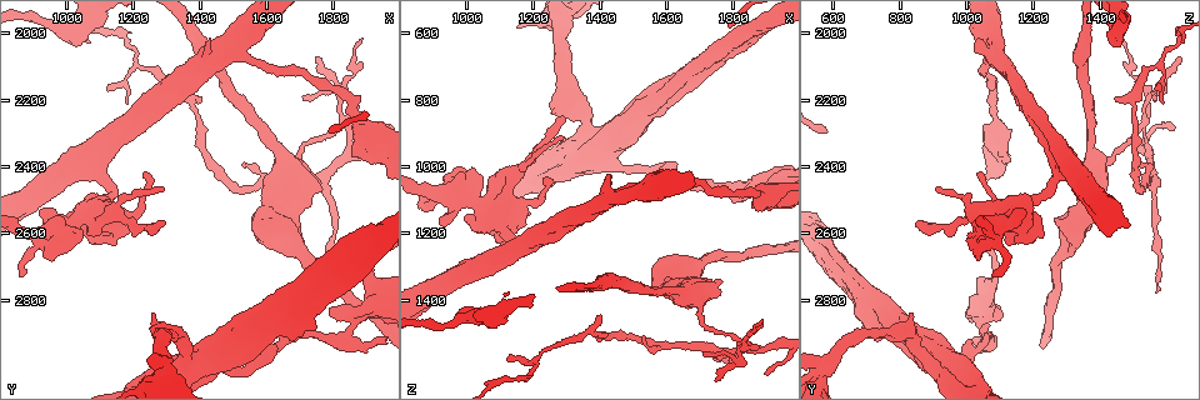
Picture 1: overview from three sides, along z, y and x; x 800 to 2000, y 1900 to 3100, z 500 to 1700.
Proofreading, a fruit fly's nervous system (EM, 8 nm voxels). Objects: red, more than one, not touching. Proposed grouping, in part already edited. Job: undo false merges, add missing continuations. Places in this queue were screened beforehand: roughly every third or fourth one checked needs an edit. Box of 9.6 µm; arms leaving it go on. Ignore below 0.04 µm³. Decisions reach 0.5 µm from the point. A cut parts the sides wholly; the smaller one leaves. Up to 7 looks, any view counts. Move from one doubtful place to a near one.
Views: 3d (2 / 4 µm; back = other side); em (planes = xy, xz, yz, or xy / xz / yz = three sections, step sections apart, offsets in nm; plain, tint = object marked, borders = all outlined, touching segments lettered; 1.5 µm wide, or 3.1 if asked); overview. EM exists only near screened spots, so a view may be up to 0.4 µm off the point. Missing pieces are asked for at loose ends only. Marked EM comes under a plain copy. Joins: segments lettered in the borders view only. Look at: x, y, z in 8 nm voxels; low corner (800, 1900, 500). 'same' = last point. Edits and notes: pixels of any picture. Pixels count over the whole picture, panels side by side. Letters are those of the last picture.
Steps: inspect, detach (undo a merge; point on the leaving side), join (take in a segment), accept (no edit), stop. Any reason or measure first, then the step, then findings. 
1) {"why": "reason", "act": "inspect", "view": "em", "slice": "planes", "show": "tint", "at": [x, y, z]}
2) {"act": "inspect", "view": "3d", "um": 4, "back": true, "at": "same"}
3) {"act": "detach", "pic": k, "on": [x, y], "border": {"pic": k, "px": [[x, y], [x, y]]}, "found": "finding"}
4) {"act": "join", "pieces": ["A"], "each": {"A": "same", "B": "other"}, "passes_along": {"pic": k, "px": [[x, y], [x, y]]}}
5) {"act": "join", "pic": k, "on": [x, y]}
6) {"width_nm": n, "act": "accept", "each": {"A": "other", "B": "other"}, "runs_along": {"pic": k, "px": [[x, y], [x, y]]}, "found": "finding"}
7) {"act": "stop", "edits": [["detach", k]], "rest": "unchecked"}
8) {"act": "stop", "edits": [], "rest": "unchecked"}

{"why": "branch point", "act": "inspect", "view": "em", "slice": "planes", "show": "tint", "at": [1820, 2280, 1520]}

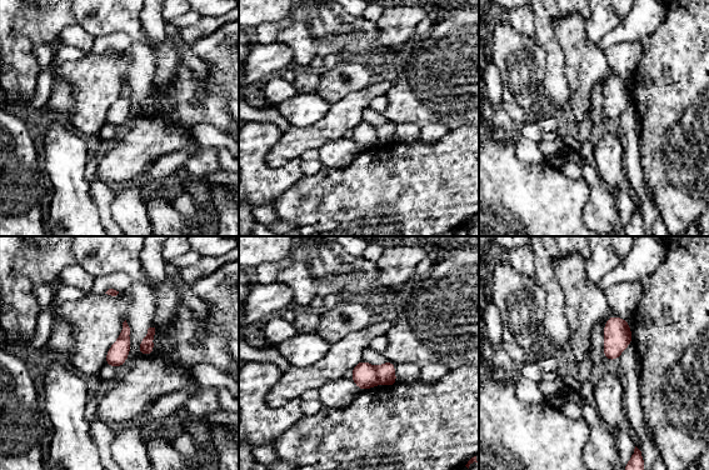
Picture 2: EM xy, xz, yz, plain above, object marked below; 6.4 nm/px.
{"act": "inspect", "view": "em", "slice": "planes", "show": "borders", "at": "same"}

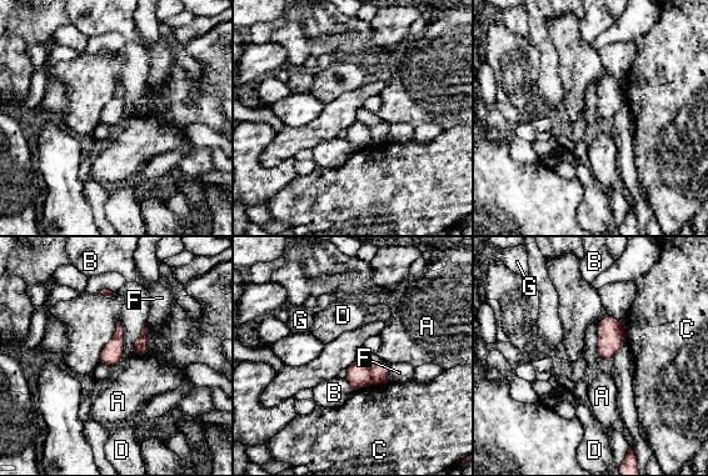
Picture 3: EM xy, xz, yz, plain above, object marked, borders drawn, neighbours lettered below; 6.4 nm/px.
{"longest_contact_nm": ["A", 200], "act": "detach", "pic": 3, "on": [379, 372], "each": {"A": "other", "B": "other", "C": "other", "D": "other", "F": "other", "G": "other"}, "border": {"pic": 3, "px": [[369, 367], [373, 381]]}, "found": "two neurons meet here"}

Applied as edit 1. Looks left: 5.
{"act": "inspect", "view": "overview"}

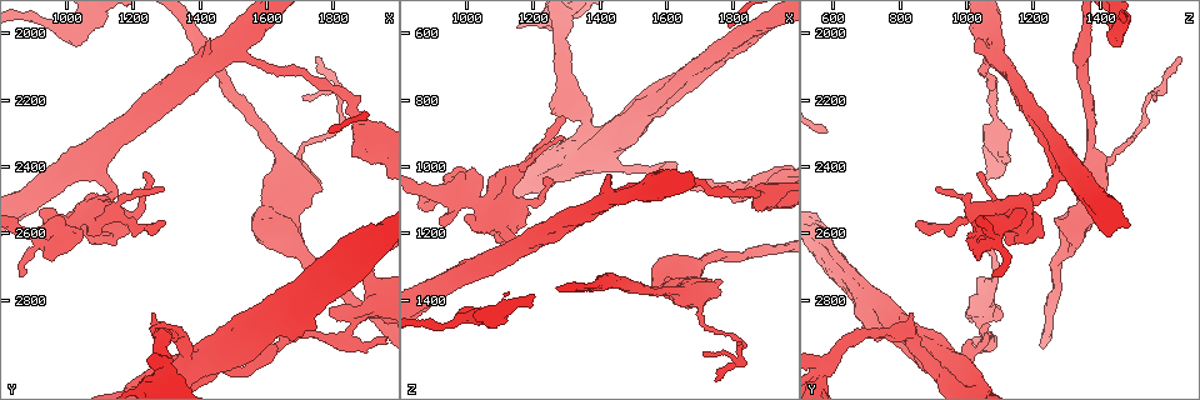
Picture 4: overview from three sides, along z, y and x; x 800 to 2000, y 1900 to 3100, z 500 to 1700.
{"why": "thin end", "act": "inspect", "view": "3d", "um": 2, "at": [1280, 2570, 850]}

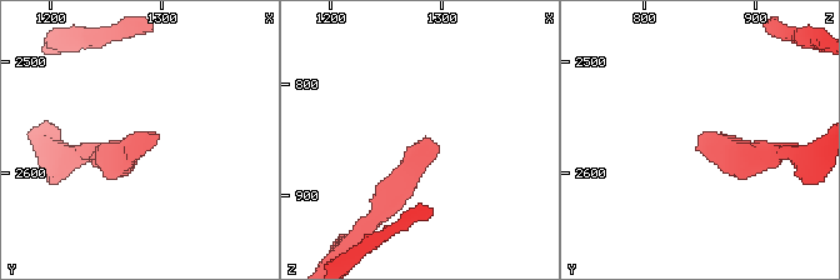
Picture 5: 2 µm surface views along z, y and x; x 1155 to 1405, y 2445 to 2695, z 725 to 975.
{"why": "now the EM", "act": "inspect", "view": "em", "slice": "yz", "step": 4, "show": "tint", "at": [1290, 2562, 850]}

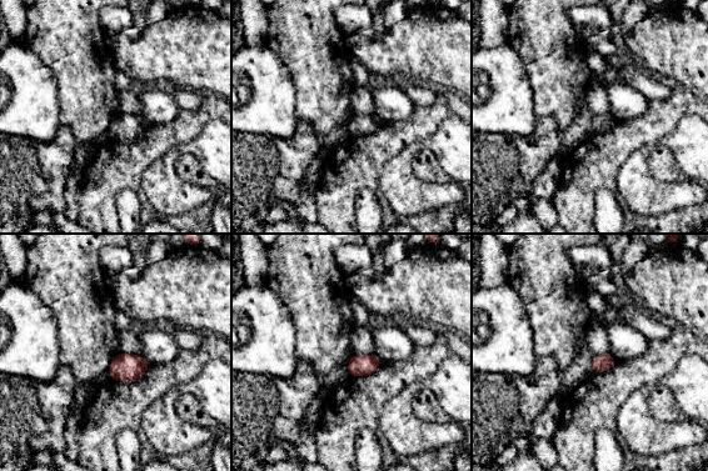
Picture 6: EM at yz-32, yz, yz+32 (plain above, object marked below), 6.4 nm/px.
{"why": "cut it another way", "act": "inspect", "view": "em", "slice": "planes", "show": "borders", "at": "same"}

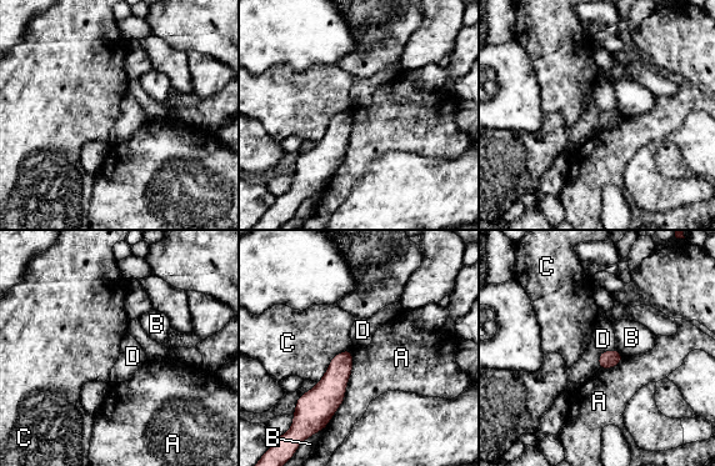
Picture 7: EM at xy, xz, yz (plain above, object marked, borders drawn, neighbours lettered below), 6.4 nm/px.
{"width_nm": 110, "act": "accept", "each": {"A": "other", "B": "other", "C": "other", "D": "other"}, "border": {"pic": 7, "px": [[614, 347], [600, 354], [598, 369]]}, "found": "no lettered segment goes on from it"}

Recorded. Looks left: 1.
{"act": "stop", "edits": [["detach", 3]], "rest": "unchecked"}

